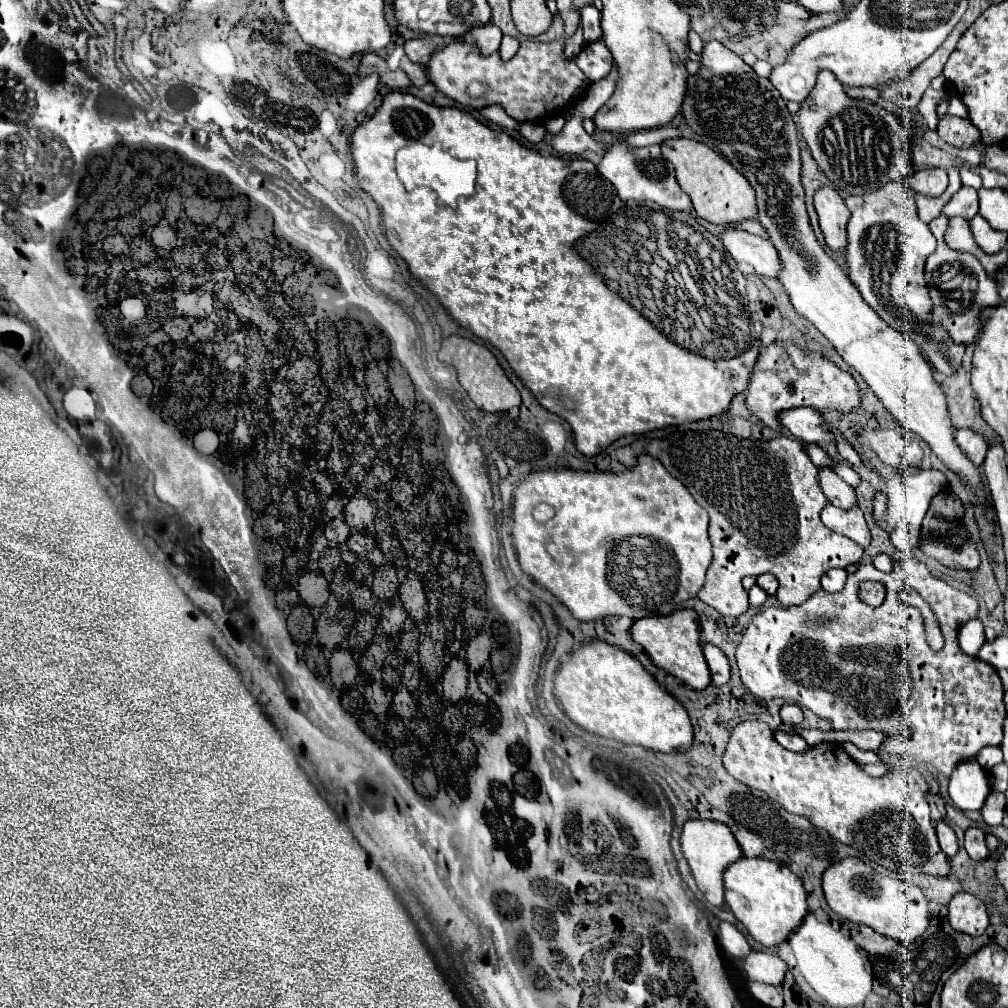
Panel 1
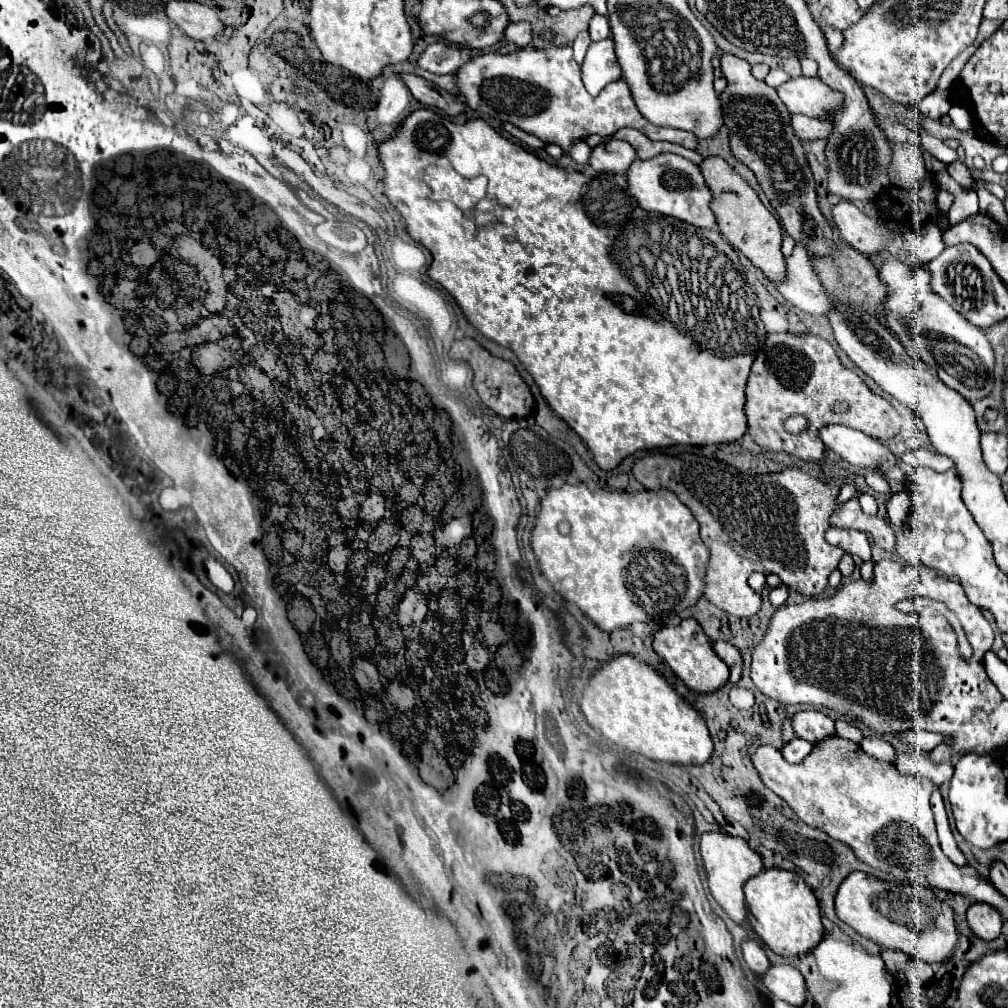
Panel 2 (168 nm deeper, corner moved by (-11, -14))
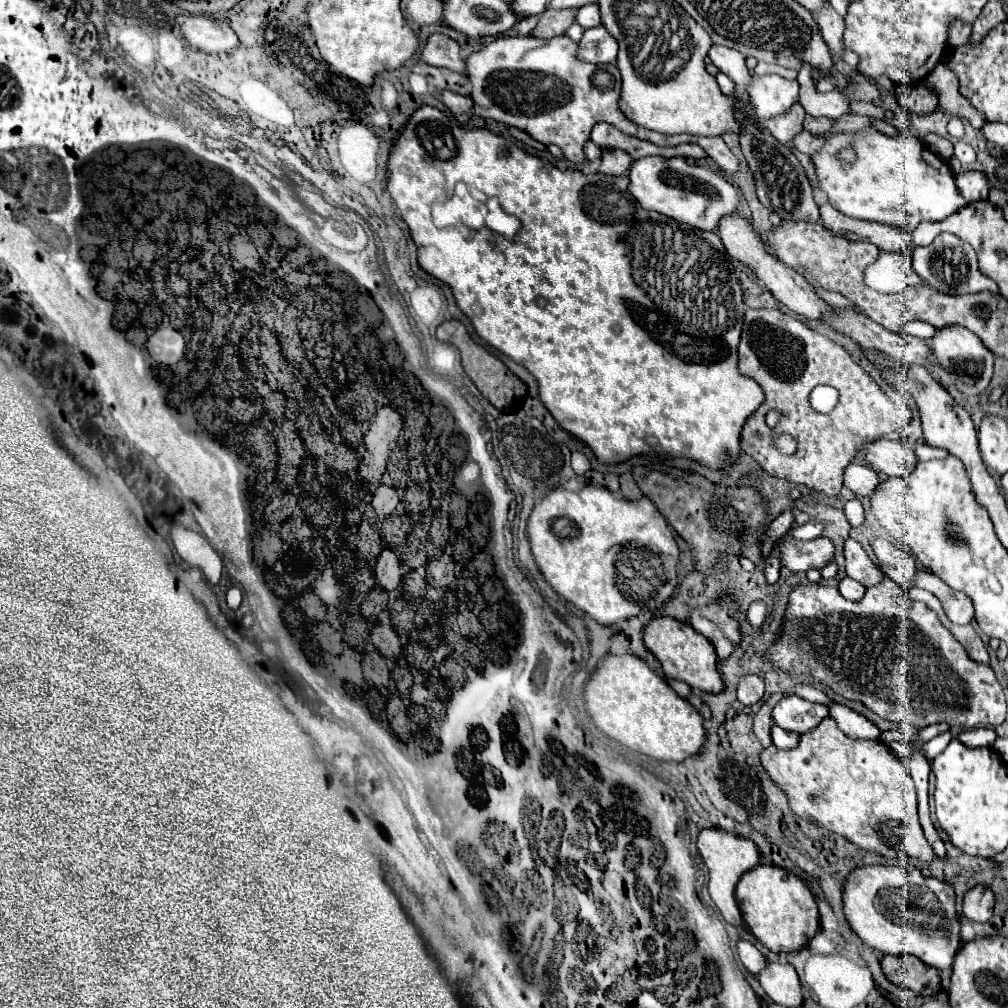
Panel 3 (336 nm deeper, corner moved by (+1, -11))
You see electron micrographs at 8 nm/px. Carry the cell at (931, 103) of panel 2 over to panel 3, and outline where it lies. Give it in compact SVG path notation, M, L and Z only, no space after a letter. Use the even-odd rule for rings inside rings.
M936 65L928 77L926 83L938 93L940 97L940 107L952 113L959 113L964 116L971 125L980 129L987 121L980 111L978 111L968 99L960 95L958 77L946 67L946 65Z

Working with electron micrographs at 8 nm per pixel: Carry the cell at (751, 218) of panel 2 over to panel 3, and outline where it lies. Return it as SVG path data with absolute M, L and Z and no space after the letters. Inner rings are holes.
M738 213L730 215L728 219L722 219L720 225L718 225L718 233L720 233L720 239L728 251L728 255L732 255L734 259L746 263L754 275L758 277L758 281L780 301L784 303L790 311L806 317L806 319L812 319L812 321L820 321L824 323L824 315L832 315L834 313L834 307L830 307L818 293L816 289L798 273L798 271L792 271L790 267L786 267L784 263L780 263L778 259L774 259L772 255L768 255L766 247L764 247L764 241L762 237L754 231L752 223L746 221L744 217L740 217Z

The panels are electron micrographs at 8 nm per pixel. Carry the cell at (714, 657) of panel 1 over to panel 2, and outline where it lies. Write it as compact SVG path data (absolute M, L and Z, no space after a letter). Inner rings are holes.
M714 642L712 648L718 654L718 658L730 668L730 682L738 684L738 680L742 676L742 658L740 658L740 652L736 648L732 648L728 642Z

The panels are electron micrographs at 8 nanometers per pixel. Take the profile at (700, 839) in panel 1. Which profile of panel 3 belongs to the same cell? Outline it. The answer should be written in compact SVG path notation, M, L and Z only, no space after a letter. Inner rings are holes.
M702 829L700 835L698 835L698 851L710 871L710 883L708 883L708 889L710 889L710 895L712 895L712 901L716 903L716 907L720 909L722 917L732 923L732 925L742 925L742 913L738 909L738 903L736 903L736 897L734 897L734 889L740 881L740 877L754 869L760 859L758 859L758 847L752 839L748 837L740 837L740 835L730 835L722 829Z

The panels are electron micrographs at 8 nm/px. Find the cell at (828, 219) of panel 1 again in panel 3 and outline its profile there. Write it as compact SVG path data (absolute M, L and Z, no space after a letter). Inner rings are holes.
M828 203L820 205L820 219L832 233L854 239L854 241L870 241L882 251L894 253L894 251L906 251L912 247L910 235L900 231L896 225L854 219L854 217L838 213Z

